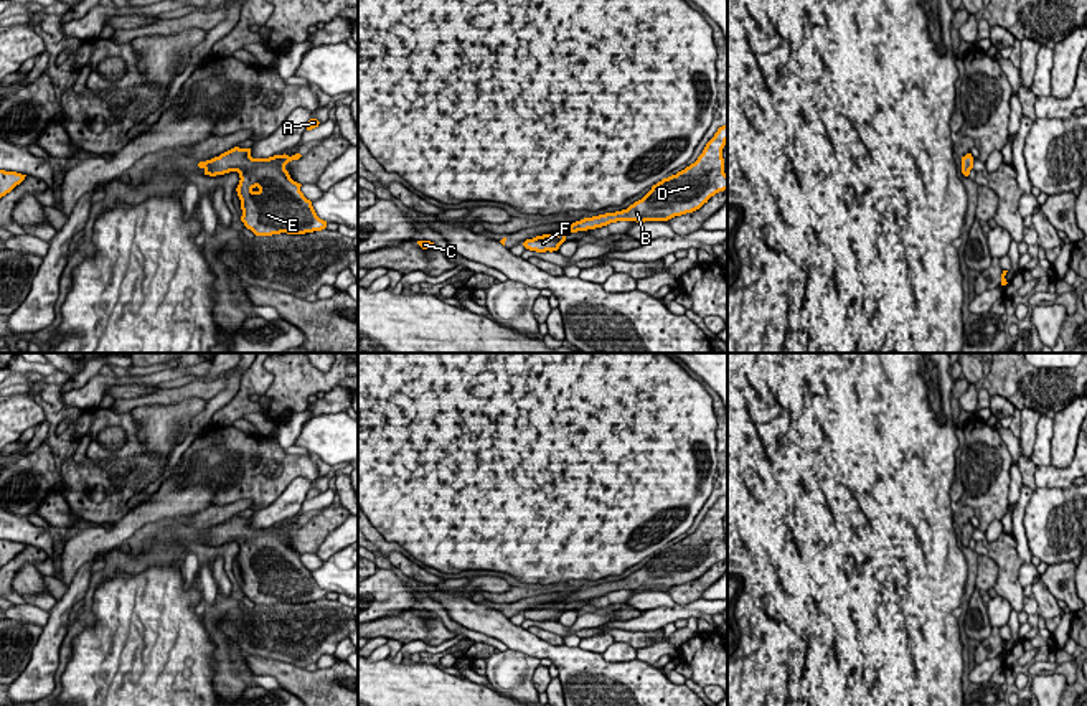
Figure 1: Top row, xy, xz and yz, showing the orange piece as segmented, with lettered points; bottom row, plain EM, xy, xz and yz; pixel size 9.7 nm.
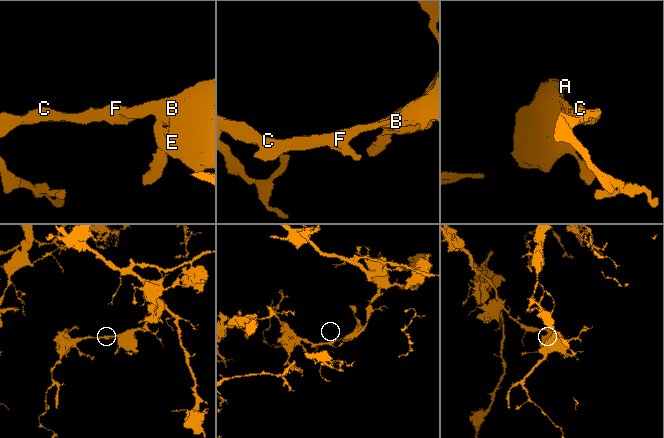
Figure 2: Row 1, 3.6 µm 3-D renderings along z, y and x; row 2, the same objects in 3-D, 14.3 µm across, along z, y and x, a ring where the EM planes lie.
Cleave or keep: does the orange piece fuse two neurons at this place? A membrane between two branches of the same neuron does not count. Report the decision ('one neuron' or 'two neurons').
one neuron

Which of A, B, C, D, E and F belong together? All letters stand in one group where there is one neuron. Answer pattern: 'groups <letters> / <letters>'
groups A B C D E F

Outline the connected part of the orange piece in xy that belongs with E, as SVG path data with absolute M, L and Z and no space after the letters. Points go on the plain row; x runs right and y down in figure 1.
M234 516L219 526L200 531L198 536L209 546L239 543L236 561L241 569L241 591L256 605L305 604L325 599L327 591L317 586L312 571L300 561L302 554L285 539L289 531L300 526L300 523L292 526L284 523L252 528L251 518Z

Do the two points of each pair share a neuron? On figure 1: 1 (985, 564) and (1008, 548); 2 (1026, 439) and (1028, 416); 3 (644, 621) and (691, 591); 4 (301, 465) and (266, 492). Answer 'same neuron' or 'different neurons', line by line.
1: different neurons
2: same neuron
3: different neurons
4: same neuron

